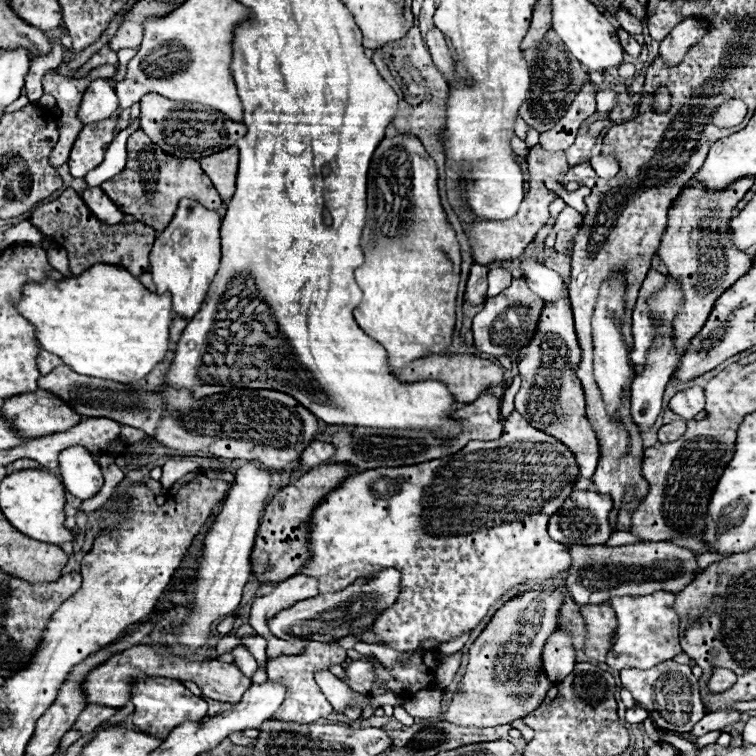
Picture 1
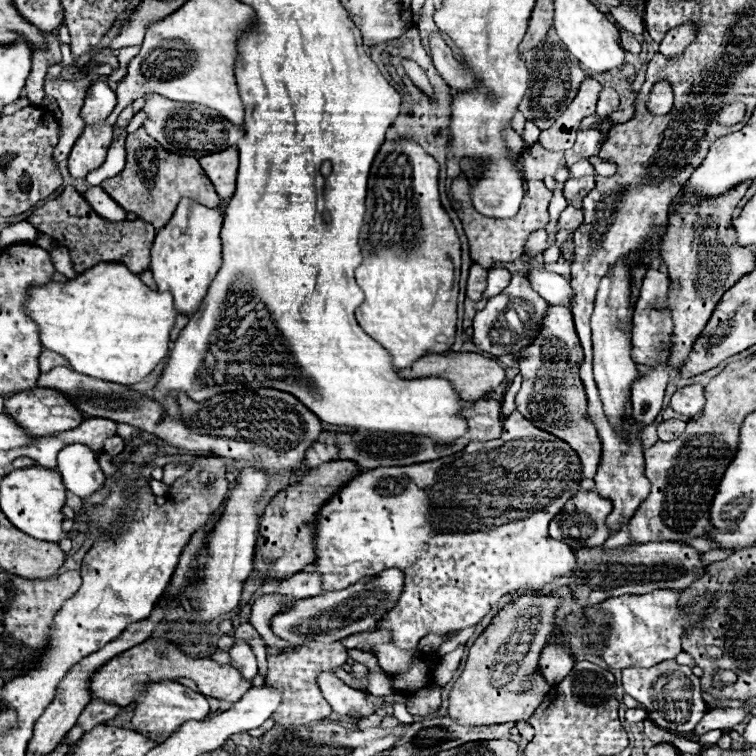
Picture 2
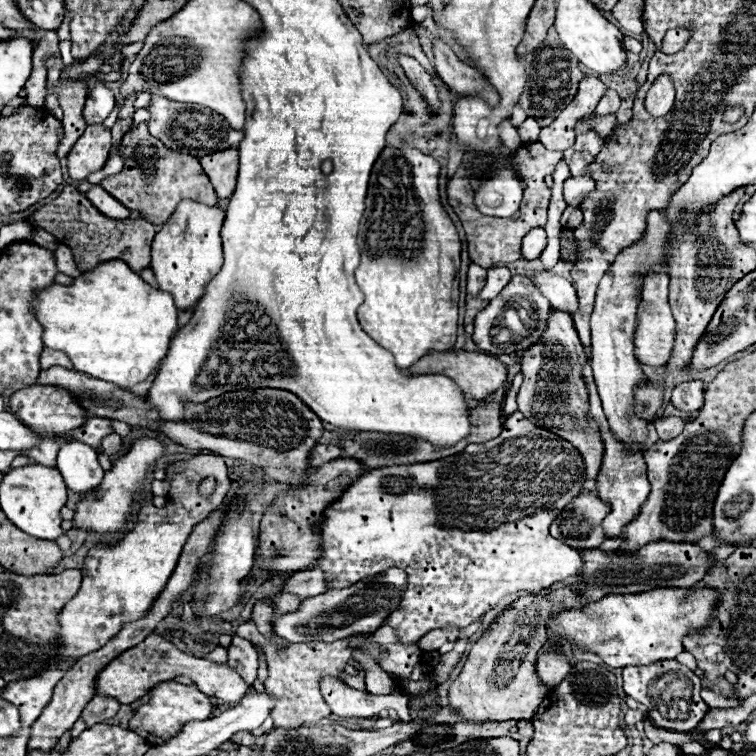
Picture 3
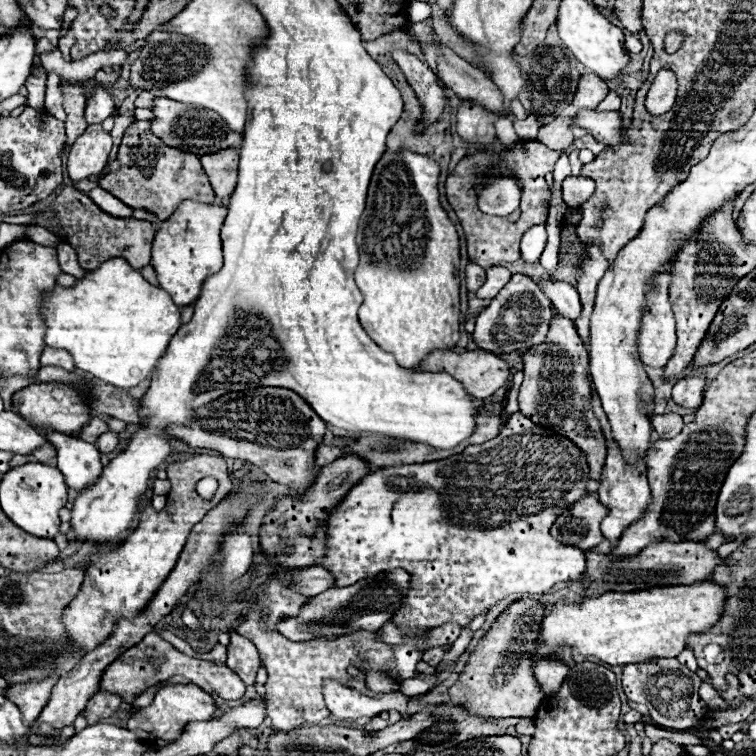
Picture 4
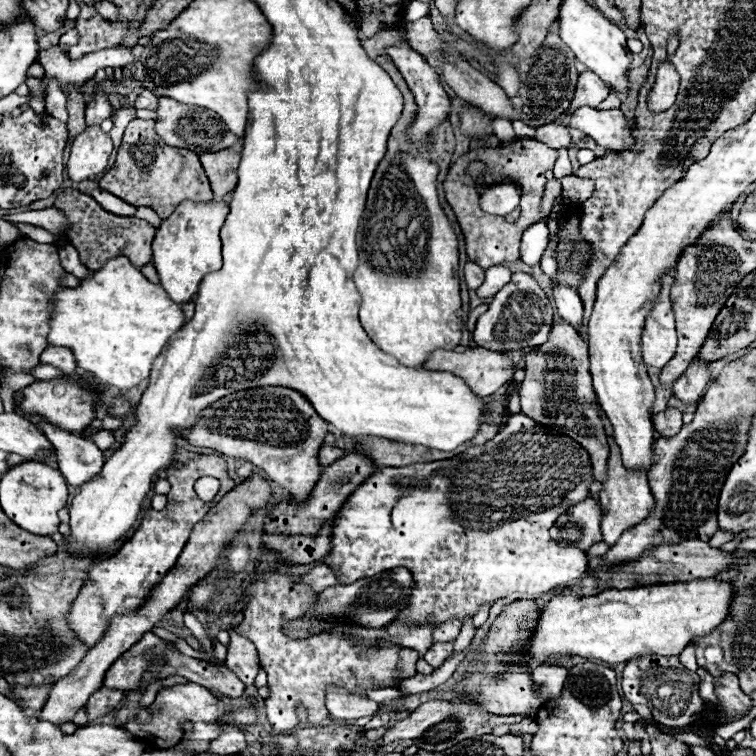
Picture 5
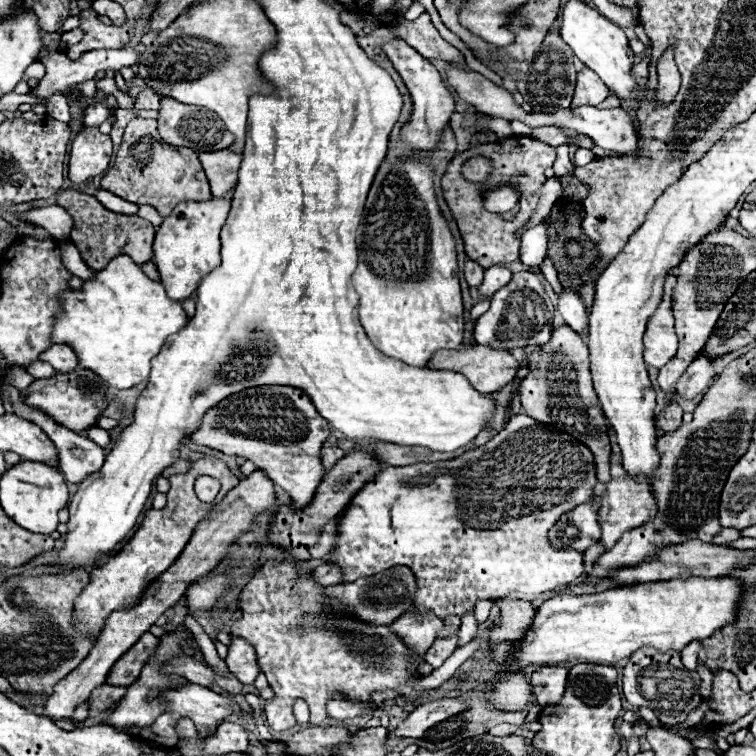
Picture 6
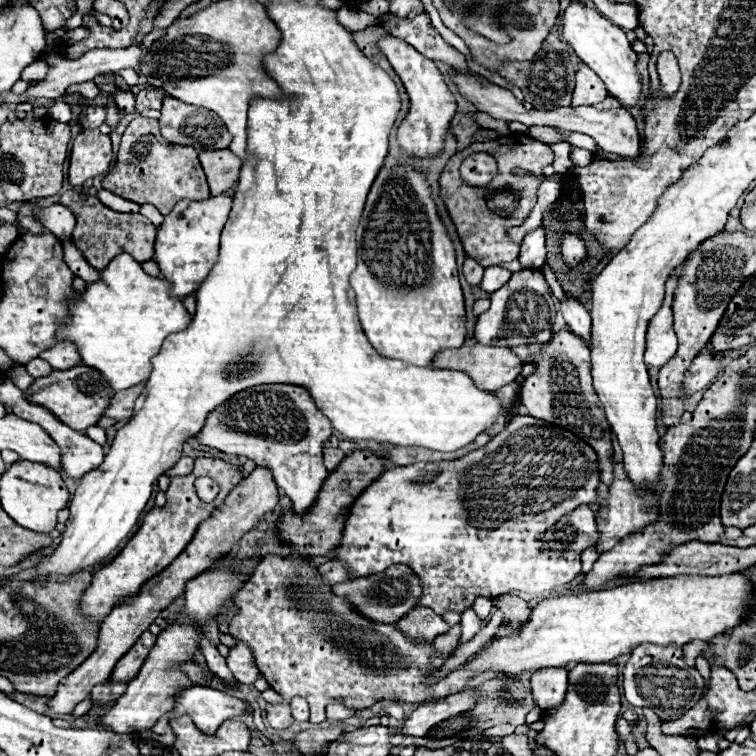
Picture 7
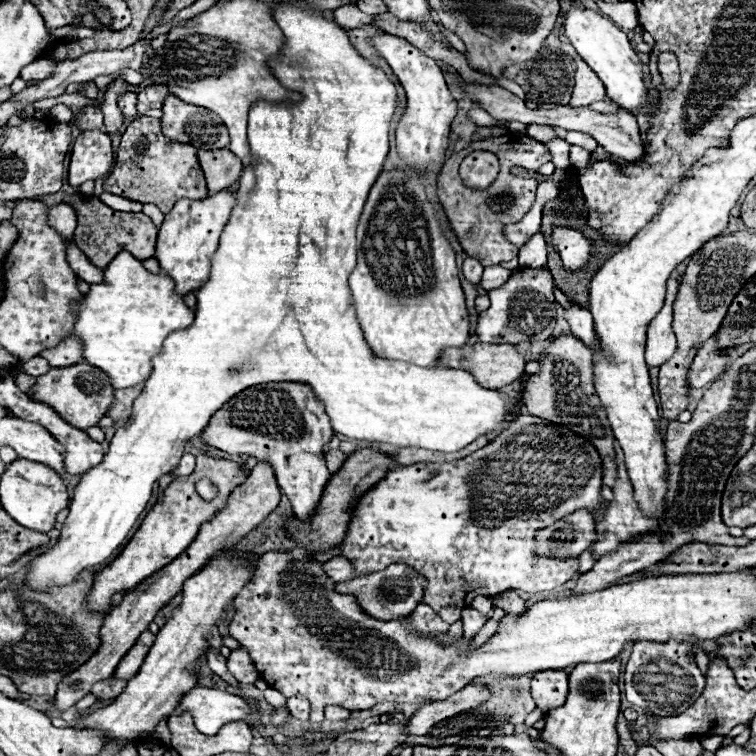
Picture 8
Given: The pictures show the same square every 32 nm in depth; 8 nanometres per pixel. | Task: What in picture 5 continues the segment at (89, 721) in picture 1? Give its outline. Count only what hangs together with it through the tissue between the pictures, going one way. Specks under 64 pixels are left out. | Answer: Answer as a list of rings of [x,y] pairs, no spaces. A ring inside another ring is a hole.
[[[100,688],[100,690],[96,690],[96,692],[90,696],[88,704],[86,704],[88,720],[94,722],[96,718],[110,714],[112,710],[116,710],[116,708],[120,706],[122,698],[124,698],[124,694],[118,692],[118,690],[108,690],[108,688]]]

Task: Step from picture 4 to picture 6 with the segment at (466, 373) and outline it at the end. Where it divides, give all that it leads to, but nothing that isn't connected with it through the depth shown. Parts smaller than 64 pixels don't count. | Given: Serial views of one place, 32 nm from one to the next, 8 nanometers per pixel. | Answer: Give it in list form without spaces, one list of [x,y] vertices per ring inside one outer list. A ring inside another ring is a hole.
[[[466,346],[462,350],[438,350],[438,352],[434,352],[432,358],[428,360],[426,368],[460,372],[468,378],[468,382],[478,392],[492,394],[492,392],[500,390],[502,386],[506,386],[514,380],[514,374],[518,372],[518,362],[514,360],[514,356],[508,350],[492,350],[492,348],[486,348],[486,346]]]

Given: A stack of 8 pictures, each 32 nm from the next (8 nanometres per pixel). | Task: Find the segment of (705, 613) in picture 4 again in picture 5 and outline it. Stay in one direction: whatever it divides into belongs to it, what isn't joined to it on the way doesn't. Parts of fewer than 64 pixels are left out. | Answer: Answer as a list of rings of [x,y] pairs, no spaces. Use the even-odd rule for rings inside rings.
[[[704,578],[704,580],[692,580],[686,584],[656,584],[656,586],[644,586],[644,588],[632,588],[632,590],[606,590],[598,596],[584,596],[584,598],[572,598],[572,596],[556,596],[554,600],[550,600],[544,608],[542,608],[542,616],[538,620],[538,628],[534,632],[534,638],[530,640],[530,650],[526,652],[526,658],[532,664],[540,664],[540,662],[560,662],[564,656],[582,656],[582,658],[594,658],[606,664],[622,664],[622,662],[630,662],[636,656],[646,656],[650,654],[658,654],[658,656],[678,656],[690,642],[692,636],[706,636],[714,630],[714,626],[718,626],[726,616],[728,616],[728,608],[730,608],[730,600],[732,600],[732,590],[728,582],[718,582],[714,578]]]

